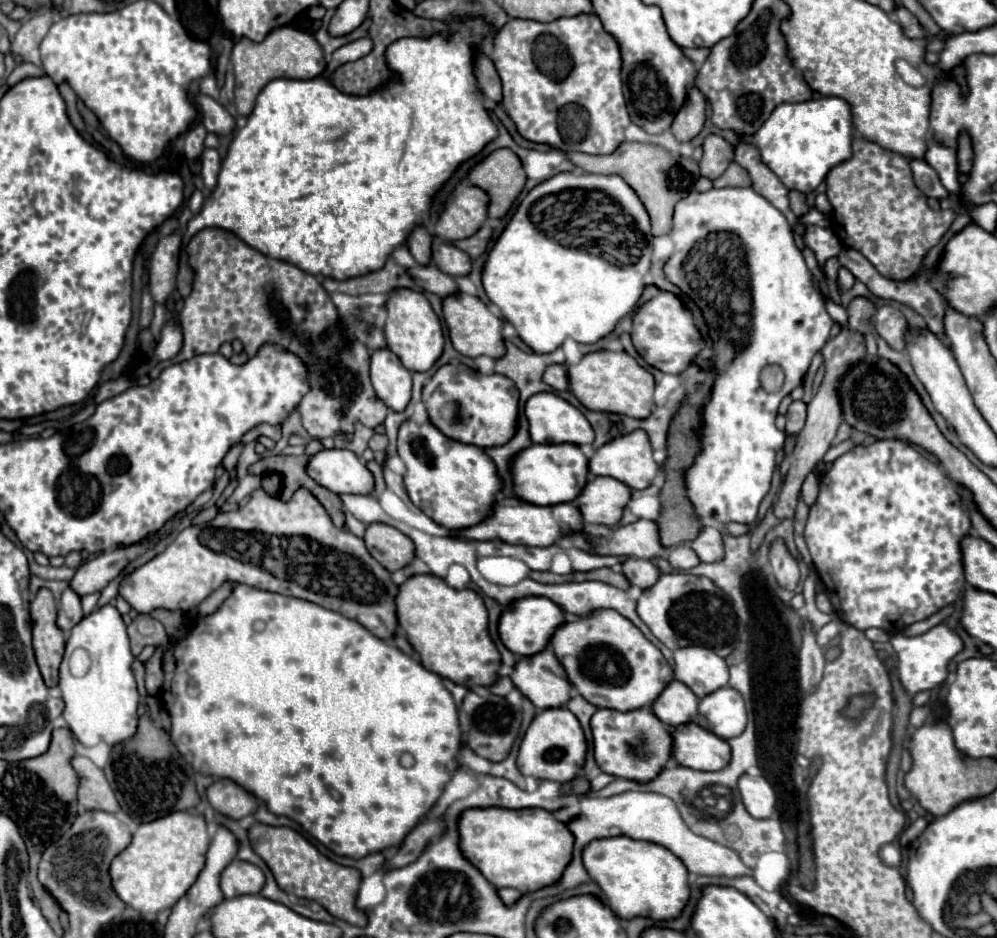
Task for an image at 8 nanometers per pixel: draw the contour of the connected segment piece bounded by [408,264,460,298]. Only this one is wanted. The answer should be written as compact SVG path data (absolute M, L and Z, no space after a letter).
M434 264L416 266L416 268L410 268L408 272L420 288L424 288L426 292L438 294L440 298L448 298L448 296L454 296L460 292L456 280L452 276L444 274L442 270L438 270Z

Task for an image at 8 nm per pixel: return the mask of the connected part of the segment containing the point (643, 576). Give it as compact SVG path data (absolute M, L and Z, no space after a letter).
M628 558L624 562L622 572L630 580L630 584L638 588L650 588L662 574L652 560L640 560L640 558Z

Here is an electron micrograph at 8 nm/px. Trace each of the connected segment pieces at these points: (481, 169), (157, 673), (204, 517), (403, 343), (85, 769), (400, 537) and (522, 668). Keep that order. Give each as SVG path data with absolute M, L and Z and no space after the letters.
M502 148L474 166L468 180L490 194L490 218L504 218L526 186L526 172L520 158L512 150Z
M156 648L154 656L152 656L150 662L146 664L146 672L148 672L148 676L146 676L146 690L148 690L148 694L152 694L152 696L158 694L158 690L160 690L160 686L162 686L160 660L162 660L162 652L160 652L160 648Z
M216 506L204 508L204 510L200 510L200 512L192 518L192 524L194 524L194 526L198 526L198 524L204 524L204 522L210 522L216 514L218 514L218 508L216 508Z
M394 290L386 302L388 318L384 326L388 348L400 358L400 362L412 372L426 372L434 366L444 350L444 334L440 318L434 314L430 302L422 292L416 290Z
M76 756L72 760L74 770L80 776L80 788L78 788L78 802L84 810L104 810L104 812L120 812L120 804L116 796L112 794L112 788L108 786L108 780L104 778L104 772L94 766L88 758Z
M370 524L364 534L368 552L390 572L404 568L416 556L414 542L388 524Z
M550 648L540 654L520 658L510 678L538 710L560 708L570 700L572 684L562 662Z

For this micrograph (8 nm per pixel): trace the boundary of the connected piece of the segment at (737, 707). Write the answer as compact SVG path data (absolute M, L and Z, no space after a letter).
M730 686L708 694L700 700L696 724L712 730L724 740L740 736L746 728L746 706L742 694Z

